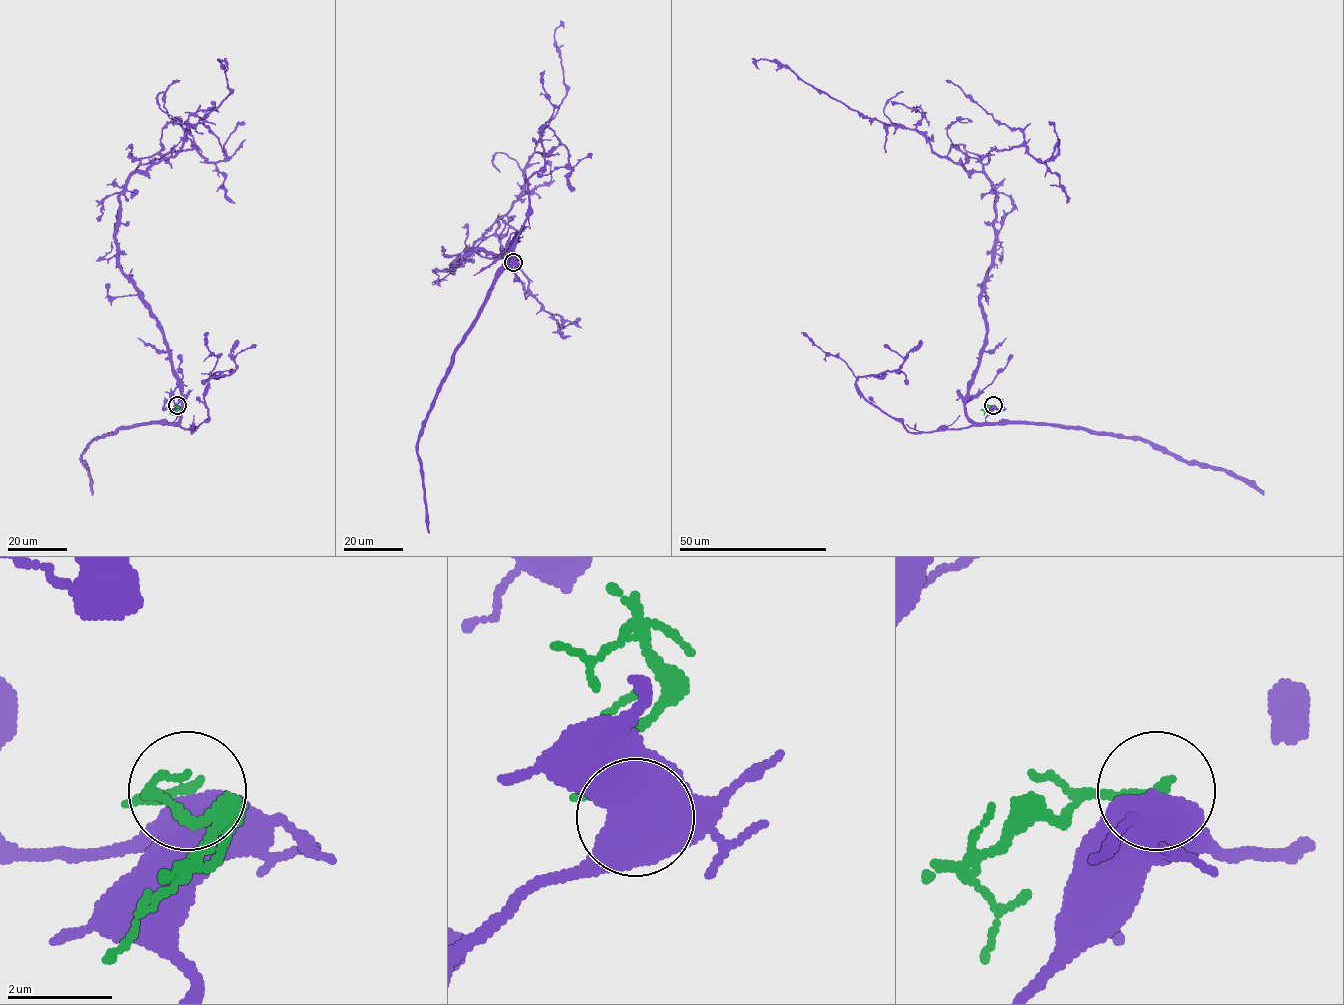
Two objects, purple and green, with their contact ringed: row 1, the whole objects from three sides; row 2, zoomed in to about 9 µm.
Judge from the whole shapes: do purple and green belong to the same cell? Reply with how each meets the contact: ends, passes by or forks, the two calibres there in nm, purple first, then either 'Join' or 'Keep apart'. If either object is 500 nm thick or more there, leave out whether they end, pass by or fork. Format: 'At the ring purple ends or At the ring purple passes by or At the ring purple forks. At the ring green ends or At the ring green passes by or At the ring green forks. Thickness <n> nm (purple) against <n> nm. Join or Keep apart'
Thickness 600 nm (purple) against 200 nm. Keep apart

